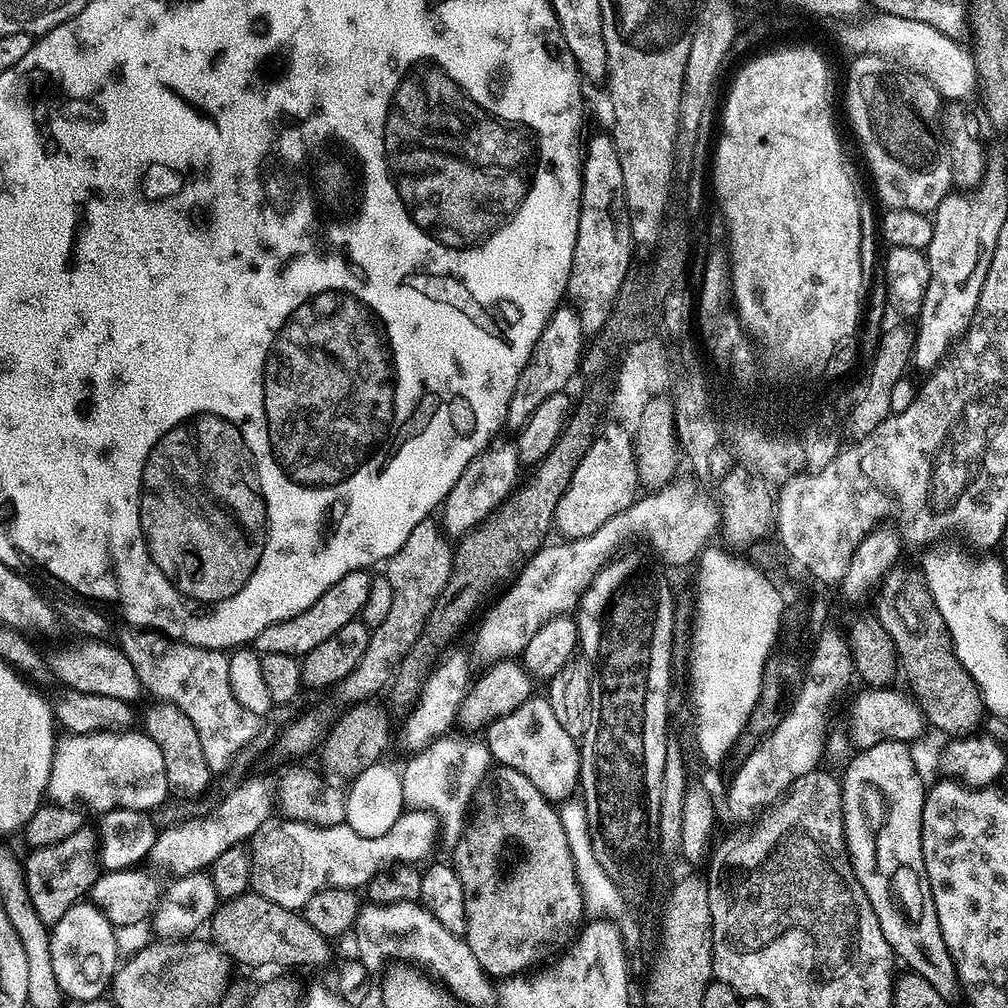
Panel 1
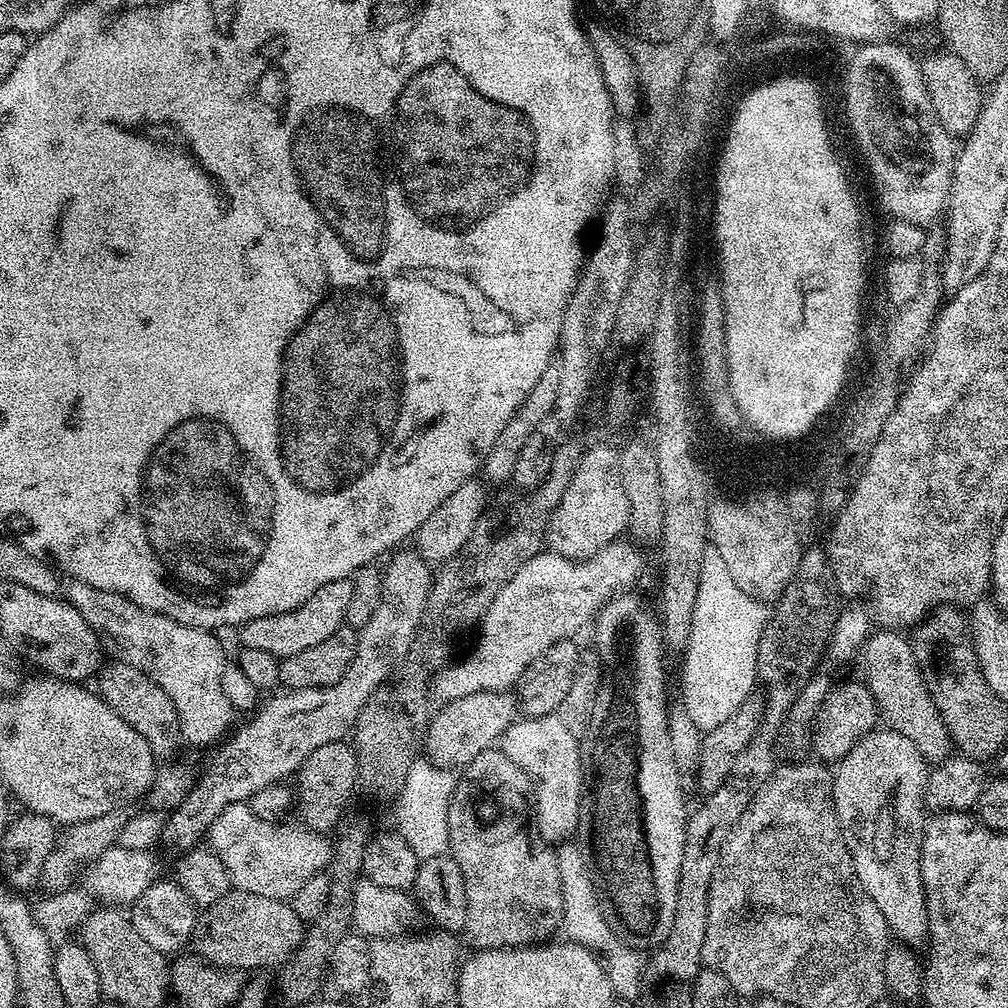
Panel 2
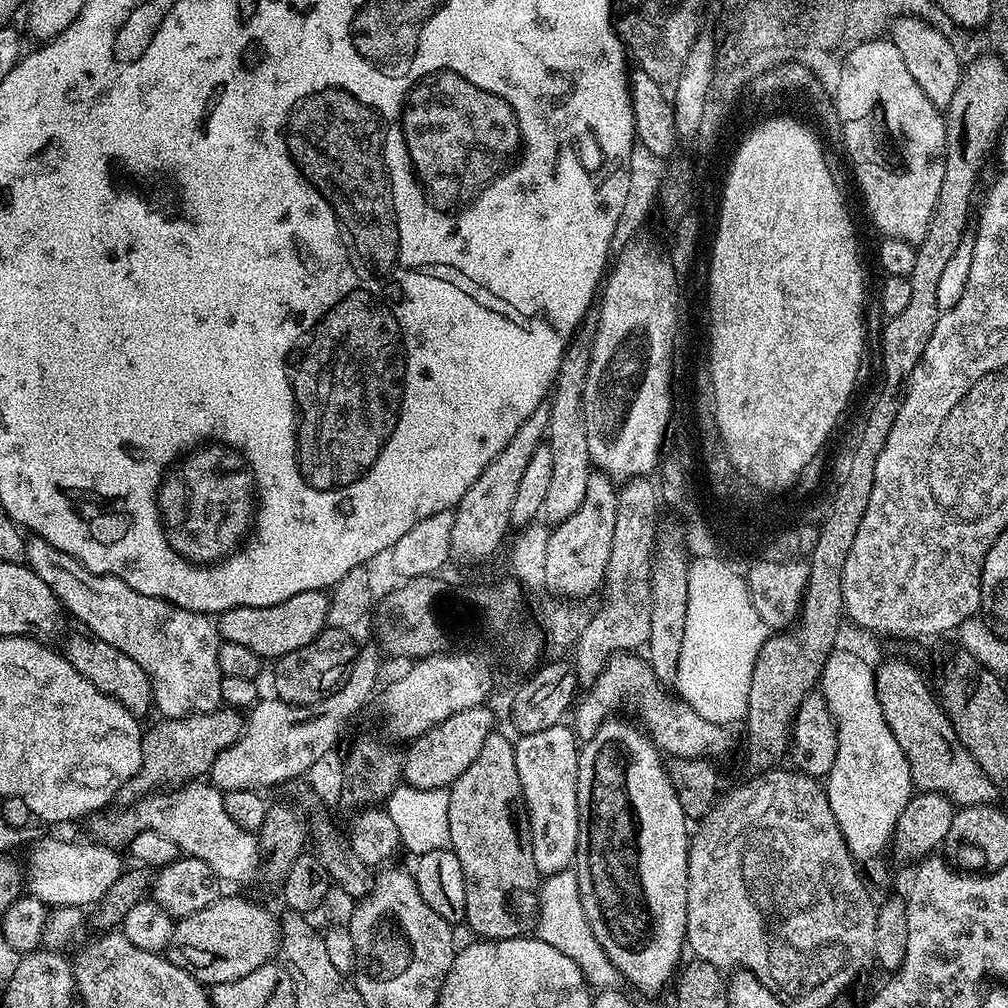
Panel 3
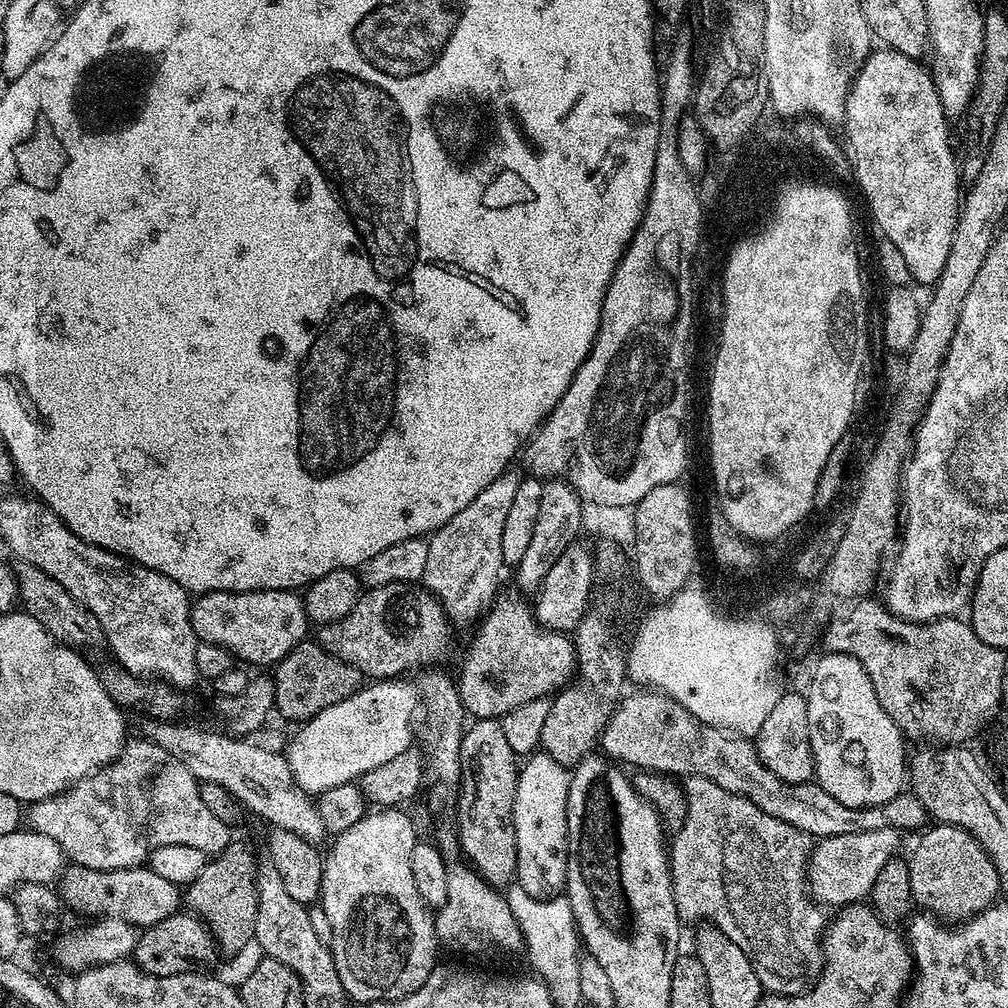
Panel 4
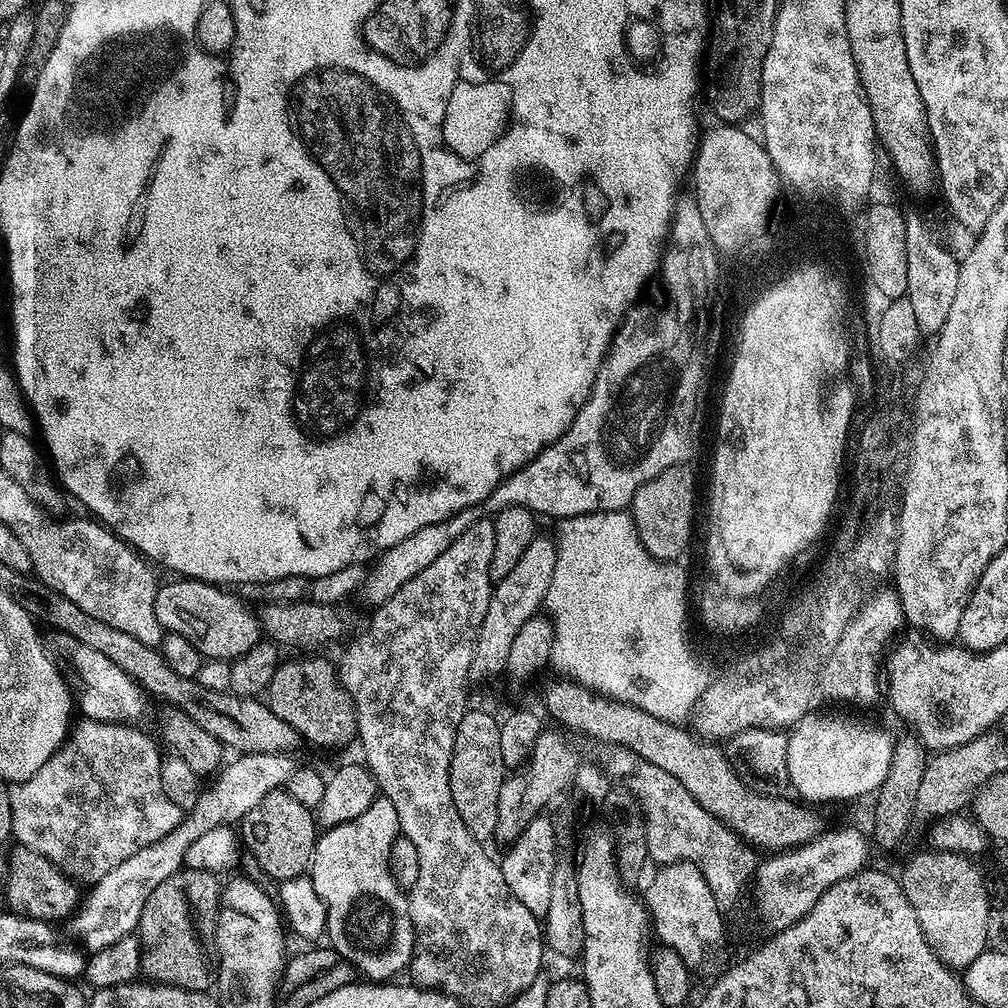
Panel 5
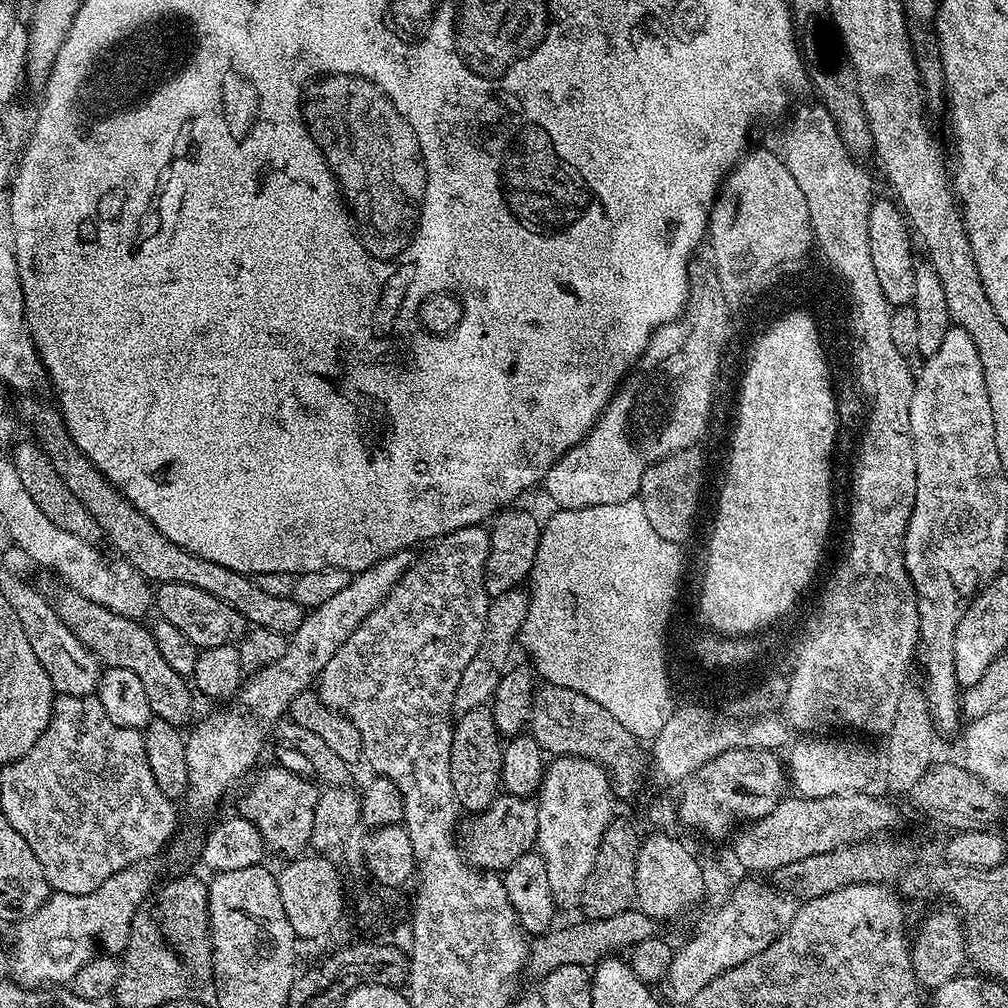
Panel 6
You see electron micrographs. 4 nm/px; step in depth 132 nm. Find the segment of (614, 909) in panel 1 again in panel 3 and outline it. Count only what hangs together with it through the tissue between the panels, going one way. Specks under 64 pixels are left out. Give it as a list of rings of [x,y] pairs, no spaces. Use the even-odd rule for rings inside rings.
[[[575,871],[559,872],[541,879],[534,932],[539,940],[554,946],[554,950],[560,950],[566,958],[575,962],[593,989],[608,990],[613,987],[614,969],[610,958],[606,958],[606,950],[598,946],[598,938],[594,938],[594,930],[590,930],[590,922],[586,922],[586,910],[582,910],[582,894],[578,894]]]

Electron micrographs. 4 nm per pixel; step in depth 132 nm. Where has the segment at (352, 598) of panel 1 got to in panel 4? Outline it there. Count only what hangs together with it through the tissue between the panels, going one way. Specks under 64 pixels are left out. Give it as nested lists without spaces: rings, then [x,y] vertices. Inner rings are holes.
[[[263,588],[261,592],[205,592],[197,595],[190,604],[192,629],[197,641],[222,646],[237,661],[248,664],[275,666],[286,654],[305,643],[310,621],[304,609],[304,598],[299,591],[283,588]]]

